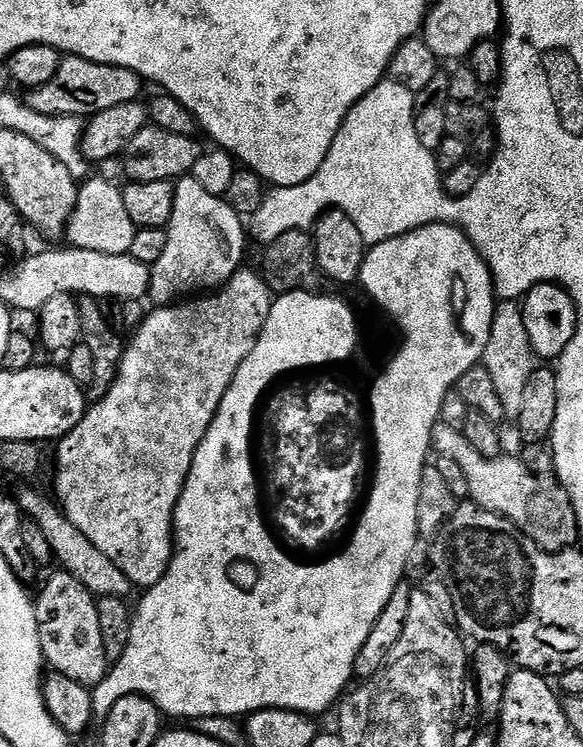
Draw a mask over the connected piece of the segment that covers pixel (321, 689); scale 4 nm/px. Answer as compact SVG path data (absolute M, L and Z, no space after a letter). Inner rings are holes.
M427 224L414 229L410 234L402 234L398 238L390 238L381 244L371 245L364 257L364 265L360 271L358 284L359 287L362 286L368 291L369 298L389 316L388 325L385 326L384 332L388 336L397 336L400 339L400 345L389 354L388 361L384 364L383 358L376 356L375 346L364 337L364 332L360 329L359 322L356 321L356 312L350 305L343 304L342 301L335 300L332 296L324 296L325 294L315 292L285 292L273 299L272 309L266 318L266 326L262 326L258 342L254 346L254 350L250 350L250 358L246 358L246 362L242 362L242 366L238 366L238 374L234 374L234 382L230 382L230 386L222 398L222 406L218 406L218 414L214 418L210 430L206 430L206 438L202 438L202 442L194 454L194 462L190 466L190 474L186 478L186 486L178 498L178 506L176 507L174 547L170 566L164 577L153 588L147 589L141 595L144 597L141 598L140 605L135 605L130 626L130 642L126 646L126 654L122 654L122 658L109 667L108 677L102 682L98 682L98 686L92 689L92 701L98 710L110 709L114 706L114 702L118 702L118 698L134 695L145 696L153 700L165 717L185 716L188 722L202 719L204 716L244 718L263 708L281 708L291 712L317 714L316 712L326 711L331 704L333 707L340 697L345 695L346 689L349 687L347 684L353 683L354 662L358 658L358 650L362 650L362 642L366 642L366 638L370 638L370 630L374 630L374 622L378 622L378 614L382 614L382 610L386 610L386 602L390 602L390 594L394 594L401 587L400 579L403 578L404 571L408 568L408 559L411 558L412 551L416 548L416 531L421 531L422 528L418 522L418 490L422 486L422 470L430 460L428 454L430 455L432 447L432 431L436 429L440 420L442 402L446 398L446 394L455 389L462 374L466 374L466 370L470 370L475 364L483 361L486 342L490 339L490 326L498 303L488 264L478 254L478 250L472 245L466 233L454 224ZM383 364L384 369L381 370L380 377L376 380L376 368L382 367ZM372 391L376 391L376 428L380 428L380 480L376 480L376 488L372 488Z

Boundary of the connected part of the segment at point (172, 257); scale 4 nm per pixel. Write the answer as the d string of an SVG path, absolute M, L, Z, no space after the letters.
M191 174L180 177L175 181L175 185L174 214L167 226L166 251L163 252L162 258L158 258L156 264L151 265L152 285L148 291L151 299L160 300L156 302L164 306L171 305L177 298L204 294L227 284L233 274L241 271L243 264L240 263L244 260L244 240L246 241L245 221L228 205L225 197L207 192Z

